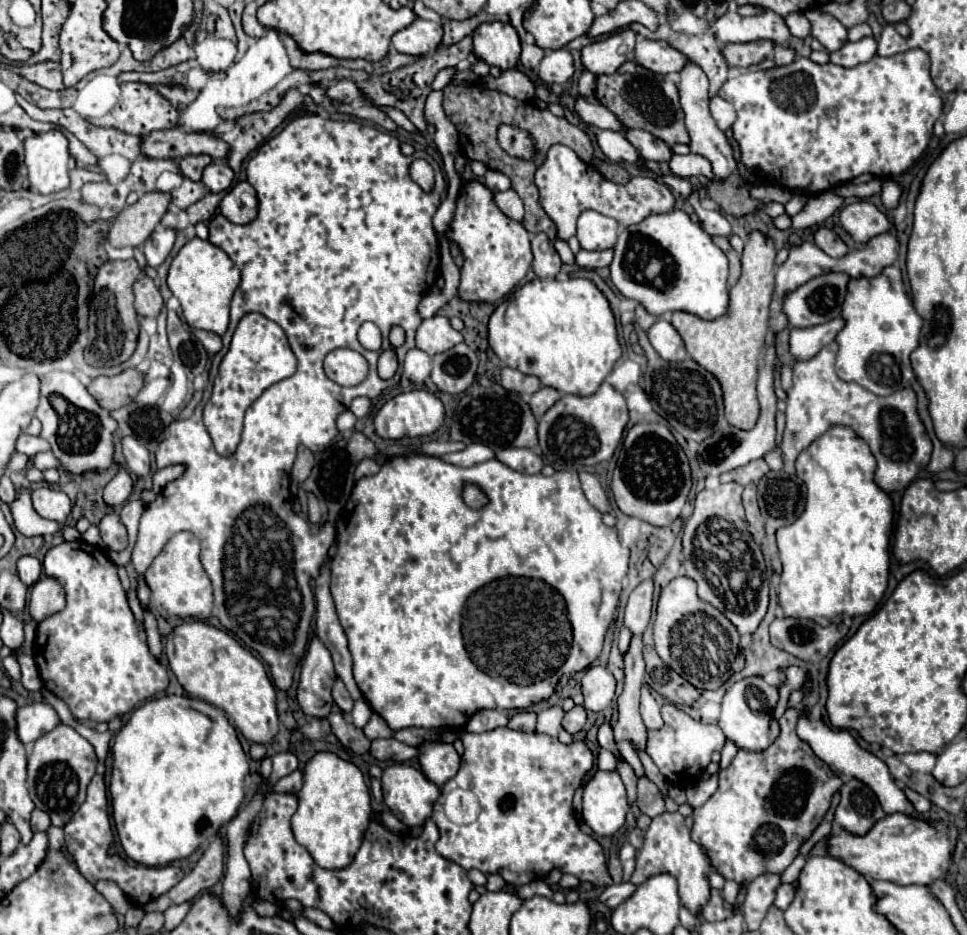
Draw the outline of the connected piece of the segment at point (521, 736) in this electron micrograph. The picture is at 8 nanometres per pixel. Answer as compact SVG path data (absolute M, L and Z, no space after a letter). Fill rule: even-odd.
M507 727L479 735L465 731L461 739L465 745L461 767L457 775L443 785L431 815L441 835L435 843L439 855L463 869L479 869L485 875L497 873L513 887L539 881L553 869L575 875L579 881L589 881L597 887L611 885L601 845L581 833L571 807L573 793L593 769L595 761L583 741L563 745L557 737ZM457 787L471 789L481 805L477 821L469 825L457 825L445 815L446 797Z

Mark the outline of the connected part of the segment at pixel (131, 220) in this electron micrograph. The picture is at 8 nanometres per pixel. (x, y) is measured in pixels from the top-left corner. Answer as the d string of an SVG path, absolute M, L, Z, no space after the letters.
M151 191L139 197L135 205L125 207L115 223L109 229L109 243L113 247L139 247L143 245L153 229L159 225L161 217L165 215L167 207L171 203L169 193Z

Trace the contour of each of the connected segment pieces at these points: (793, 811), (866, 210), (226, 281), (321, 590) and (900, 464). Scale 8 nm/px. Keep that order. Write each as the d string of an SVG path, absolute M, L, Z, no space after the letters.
M788 708L779 720L779 737L771 747L757 753L739 751L731 765L719 771L717 793L693 811L691 837L707 849L711 865L725 879L749 883L765 871L783 873L799 855L801 843L823 821L833 793L843 785L841 775L797 737L798 717L798 711Z
M855 201L851 205L845 205L839 213L841 227L855 239L859 245L867 245L873 237L893 231L893 223L889 217L875 207L871 201Z
M193 237L175 255L171 269L169 269L167 285L171 293L181 301L183 319L191 329L205 329L217 335L223 335L227 331L229 303L239 285L239 269L227 257L225 251L221 251L217 245L209 241Z
M329 565L323 567L321 575L315 581L315 599L317 599L317 635L325 643L325 647L331 651L335 671L343 679L347 691L351 697L363 699L363 693L359 691L355 679L353 679L353 659L347 647L347 635L339 623L331 591L329 591Z
M829 343L821 353L809 361L799 361L793 365L793 389L787 391L787 425L781 443L783 463L789 471L789 455L799 455L817 437L821 437L833 425L849 425L859 437L863 437L871 453L877 459L875 481L887 493L903 491L913 483L931 459L931 439L927 437L925 425L917 413L917 395L911 387L895 391L887 397L879 397L857 383L845 383L835 371L837 343Z

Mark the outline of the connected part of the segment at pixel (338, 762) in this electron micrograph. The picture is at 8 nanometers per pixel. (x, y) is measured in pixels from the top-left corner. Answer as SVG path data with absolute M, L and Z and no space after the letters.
M331 751L317 753L303 769L303 787L297 799L299 809L291 819L295 839L307 847L315 863L323 869L347 867L361 847L373 811L369 787L359 767Z

